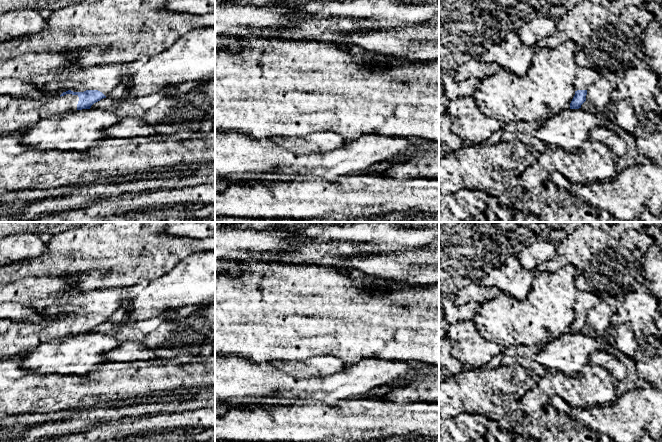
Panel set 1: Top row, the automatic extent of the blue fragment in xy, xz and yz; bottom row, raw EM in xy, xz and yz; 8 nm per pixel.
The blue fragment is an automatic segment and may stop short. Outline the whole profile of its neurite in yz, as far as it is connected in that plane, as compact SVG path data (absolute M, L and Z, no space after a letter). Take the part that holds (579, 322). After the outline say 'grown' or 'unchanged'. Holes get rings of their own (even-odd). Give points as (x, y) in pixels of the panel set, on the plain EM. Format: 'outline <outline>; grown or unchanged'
outline M579 291L574 304L575 319L570 327L570 333L579 333L586 325L587 313L600 302L600 298L589 292Z; grown

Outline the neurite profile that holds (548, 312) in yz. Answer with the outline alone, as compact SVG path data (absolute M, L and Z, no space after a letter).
M572 264L556 272L536 271L526 299L519 301L500 292L495 298L480 305L472 320L484 339L502 347L524 345L540 348L553 338L570 332L575 319L576 295L579 292L575 284L576 275L577 271Z

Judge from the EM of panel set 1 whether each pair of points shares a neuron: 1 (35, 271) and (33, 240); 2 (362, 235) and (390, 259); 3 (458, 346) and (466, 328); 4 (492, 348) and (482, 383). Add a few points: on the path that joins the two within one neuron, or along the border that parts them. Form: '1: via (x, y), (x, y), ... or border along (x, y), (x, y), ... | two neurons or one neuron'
1: border along (46, 250), (41, 256), (36, 256), (29, 260) | two neurons
2: border along (405, 249), (397, 251), (370, 251), (359, 255) | two neurons
3: via (462, 342), (465, 332) | one neuron
4: border along (471, 368), (480, 369) | two neurons

